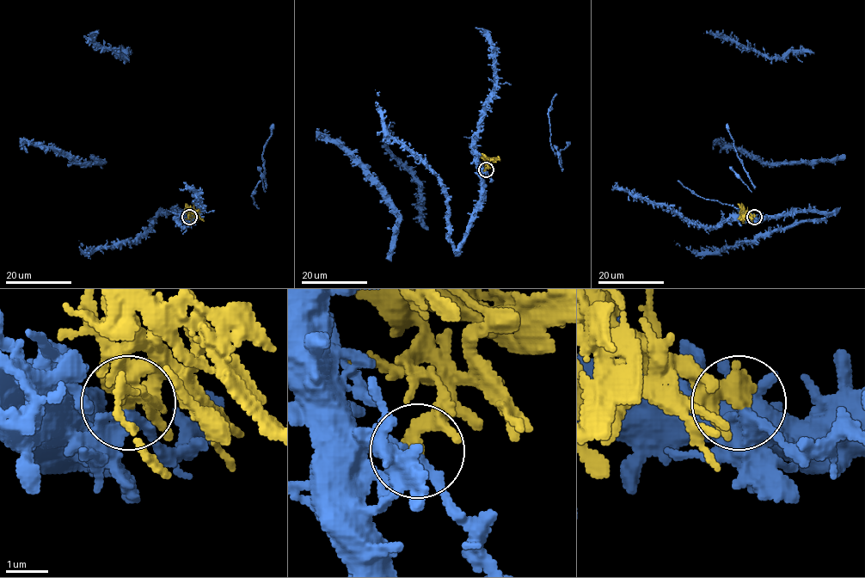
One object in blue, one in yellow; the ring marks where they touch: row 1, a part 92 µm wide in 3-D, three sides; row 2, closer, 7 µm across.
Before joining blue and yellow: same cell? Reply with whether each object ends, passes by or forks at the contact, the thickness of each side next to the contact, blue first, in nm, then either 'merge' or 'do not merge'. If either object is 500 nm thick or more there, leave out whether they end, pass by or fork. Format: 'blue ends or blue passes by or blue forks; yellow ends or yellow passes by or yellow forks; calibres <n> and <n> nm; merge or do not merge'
blue passes by; yellow ends; calibres 320 and 480 nm; do not merge

